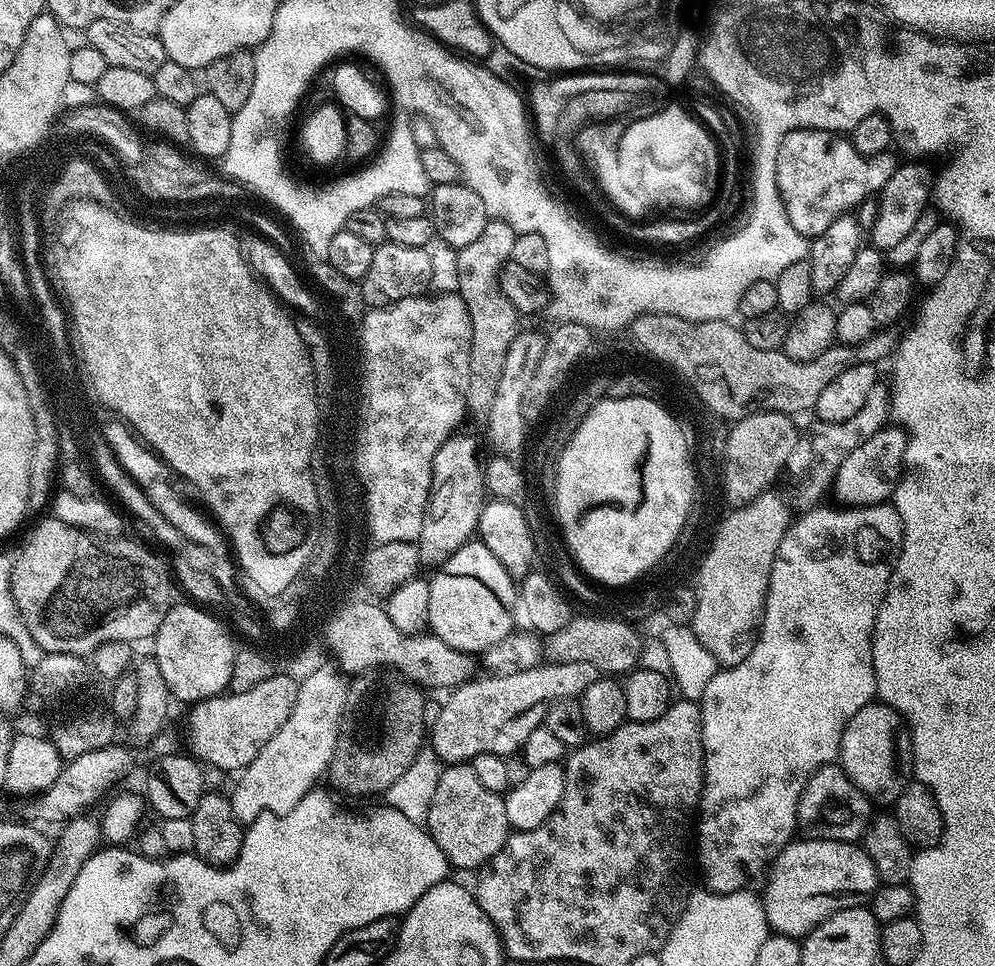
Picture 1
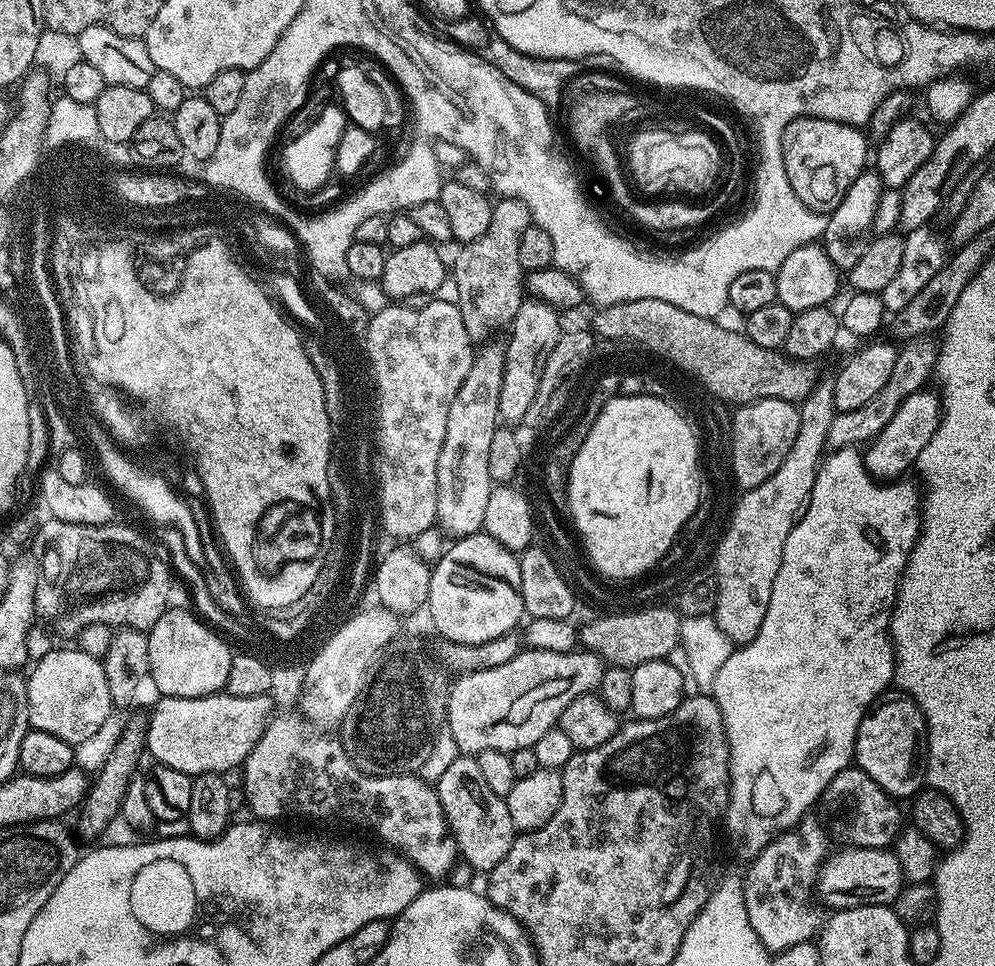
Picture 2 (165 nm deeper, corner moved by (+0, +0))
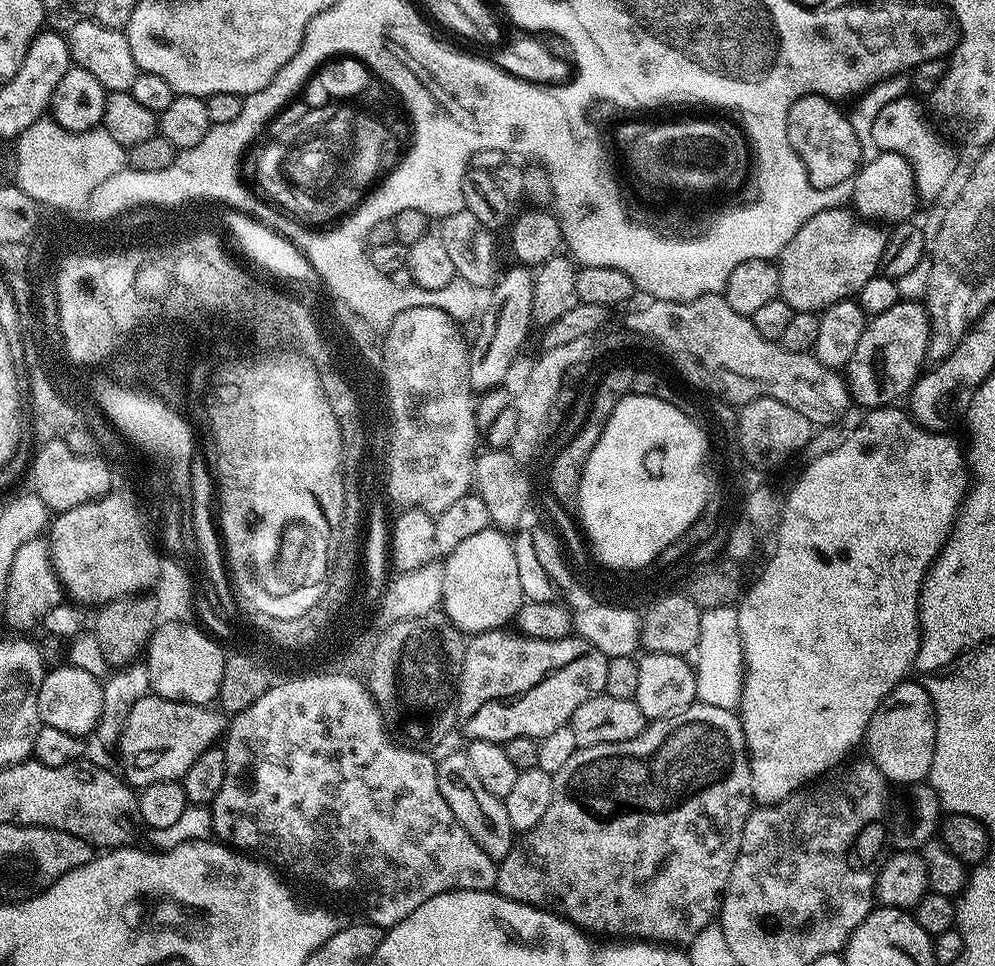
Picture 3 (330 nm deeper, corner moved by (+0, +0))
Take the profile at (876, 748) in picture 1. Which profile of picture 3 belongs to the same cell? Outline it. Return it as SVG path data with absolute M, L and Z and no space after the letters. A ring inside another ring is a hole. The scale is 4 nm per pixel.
M902 682L897 688L890 690L890 694L880 703L878 710L874 710L862 741L863 747L865 749L868 747L867 759L872 760L874 766L878 766L885 781L893 785L900 784L899 786L927 781L930 774L930 762L934 762L934 746L936 745L936 711L930 694L918 682L908 683Z

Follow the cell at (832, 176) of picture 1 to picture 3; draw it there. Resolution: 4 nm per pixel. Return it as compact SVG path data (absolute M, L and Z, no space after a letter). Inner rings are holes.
M803 96L794 102L794 106L790 106L789 120L786 123L790 146L818 188L833 188L851 181L858 171L856 151L859 150L861 141L852 129L851 119L845 113L843 116L836 108L839 107L826 96Z

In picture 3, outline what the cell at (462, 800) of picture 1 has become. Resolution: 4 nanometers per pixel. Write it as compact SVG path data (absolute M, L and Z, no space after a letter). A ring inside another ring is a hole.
M458 751L445 761L437 763L436 777L438 778L438 790L442 798L446 798L446 806L454 810L454 818L486 850L486 854L491 860L497 862L503 860L505 854L512 849L514 843L514 833L510 826L510 818L506 814L506 806L501 797L488 793L482 787L482 781L474 774L474 769L470 767L470 758L467 751Z

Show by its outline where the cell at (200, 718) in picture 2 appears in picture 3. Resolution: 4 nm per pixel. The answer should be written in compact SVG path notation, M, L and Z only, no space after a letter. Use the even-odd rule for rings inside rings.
M155 694L146 695L135 702L121 732L118 751L120 764L124 767L123 779L136 790L156 780L180 780L186 770L194 766L197 758L213 747L225 732L225 713L215 707L183 704L180 700L167 700Z

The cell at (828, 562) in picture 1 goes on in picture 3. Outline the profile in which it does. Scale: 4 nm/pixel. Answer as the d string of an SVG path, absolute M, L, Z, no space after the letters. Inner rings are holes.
M900 406L874 408L865 416L868 417L865 418L864 424L858 425L837 448L832 448L829 452L822 453L821 456L801 474L800 481L792 488L792 493L787 493L787 504L784 506L784 513L780 520L780 533L777 535L775 551L772 552L771 559L764 564L764 572L761 573L759 580L753 583L752 588L743 595L738 604L736 617L738 618L738 630L740 631L742 646L744 647L744 689L740 695L738 715L740 717L740 725L744 731L744 740L748 744L748 761L752 767L752 799L760 806L781 804L787 796L791 796L794 792L801 791L809 782L831 773L833 771L831 768L834 767L847 752L854 751L856 747L859 749L866 730L868 729L870 718L874 714L874 710L878 710L878 706L887 698L890 694L890 690L894 690L902 683L905 677L907 677L904 675L906 675L907 672L911 673L913 671L916 663L916 655L920 649L920 584L924 581L924 576L927 574L929 566L931 566L933 560L940 555L942 546L948 540L952 523L956 520L956 511L959 510L960 504L964 501L964 494L967 492L970 483L970 472L966 467L965 453L962 451L961 445L959 448L959 446L948 437L948 434L945 434L943 431L929 432L928 429L920 427L920 425L912 419L911 415Z

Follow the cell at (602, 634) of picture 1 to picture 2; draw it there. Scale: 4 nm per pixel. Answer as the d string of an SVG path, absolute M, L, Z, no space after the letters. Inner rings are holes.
M664 606L659 611L645 615L623 616L613 620L597 621L592 618L585 628L579 629L578 638L587 651L593 652L609 665L631 670L642 662L671 657L671 652L677 651L681 619L679 611L672 606Z

